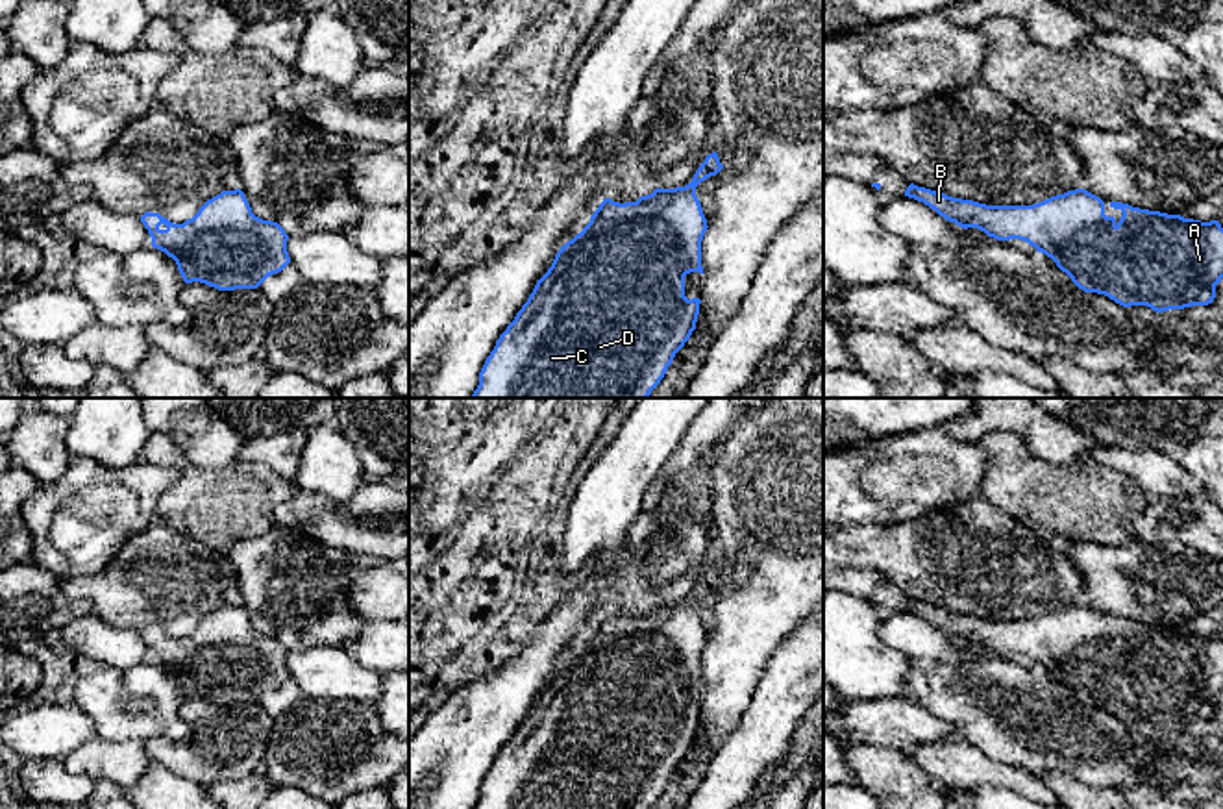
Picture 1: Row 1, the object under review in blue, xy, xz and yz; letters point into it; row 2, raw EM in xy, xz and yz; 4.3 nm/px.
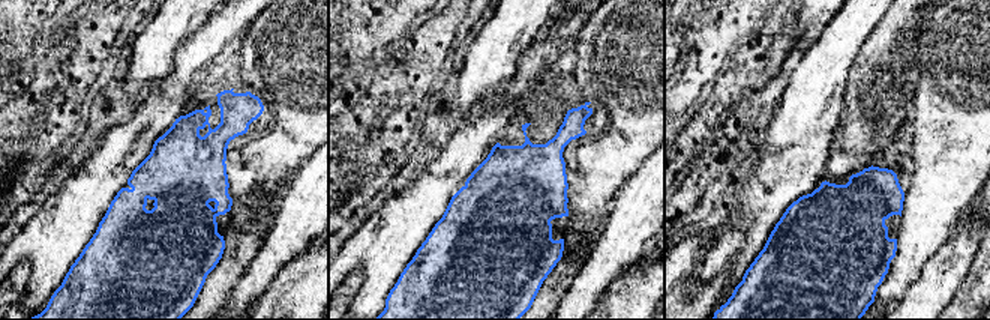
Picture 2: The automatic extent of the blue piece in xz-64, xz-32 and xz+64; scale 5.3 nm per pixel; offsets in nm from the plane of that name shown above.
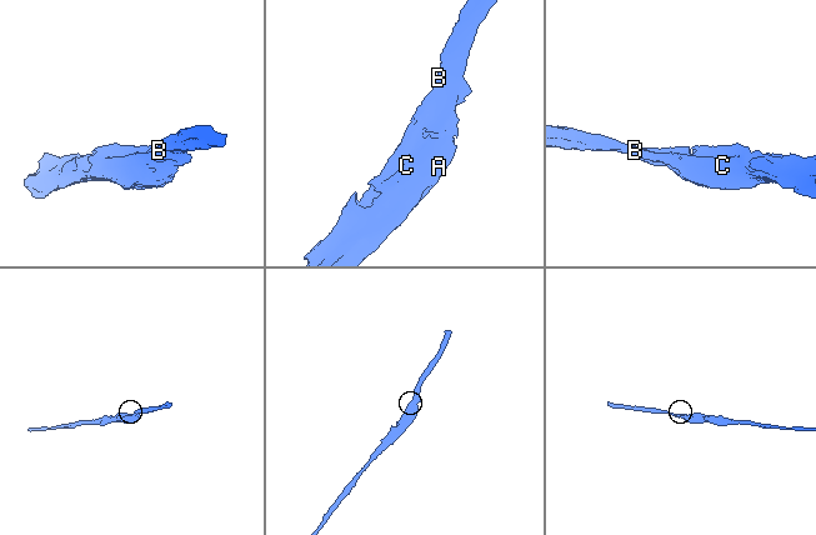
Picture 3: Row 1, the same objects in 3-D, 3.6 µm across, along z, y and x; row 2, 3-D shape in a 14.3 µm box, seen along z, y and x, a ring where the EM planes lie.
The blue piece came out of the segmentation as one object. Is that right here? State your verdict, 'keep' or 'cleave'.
keep

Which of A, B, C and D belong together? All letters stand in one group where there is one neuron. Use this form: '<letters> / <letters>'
A B C D

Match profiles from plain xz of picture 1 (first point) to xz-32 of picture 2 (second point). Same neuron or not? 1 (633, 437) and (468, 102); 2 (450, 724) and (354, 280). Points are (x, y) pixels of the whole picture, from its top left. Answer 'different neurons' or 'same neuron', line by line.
1: same neuron
2: different neurons

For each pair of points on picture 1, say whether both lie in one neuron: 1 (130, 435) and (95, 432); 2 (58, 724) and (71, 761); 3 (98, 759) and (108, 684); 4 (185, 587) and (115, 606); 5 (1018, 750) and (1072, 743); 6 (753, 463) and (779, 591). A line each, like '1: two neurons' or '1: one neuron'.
1: one neuron
2: two neurons
3: two neurons
4: one neuron
5: one neuron
6: one neuron

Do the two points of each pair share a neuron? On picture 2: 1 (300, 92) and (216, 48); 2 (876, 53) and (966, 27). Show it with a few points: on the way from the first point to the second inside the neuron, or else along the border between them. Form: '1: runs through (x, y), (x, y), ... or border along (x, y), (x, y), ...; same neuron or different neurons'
1: border along (255, 20), (239, 51); different neurons
2: border along (930, 15), (918, 35), (917, 48); different neurons

